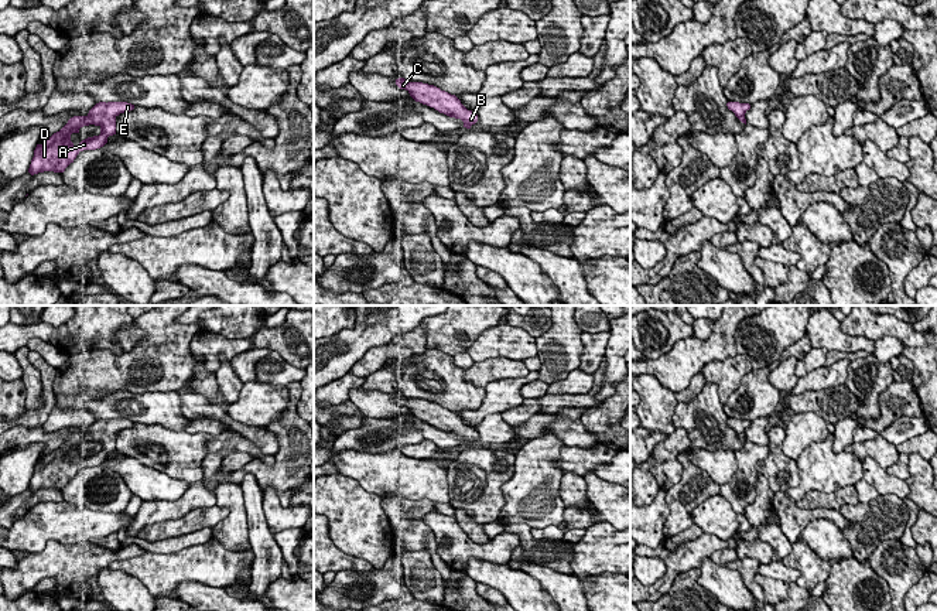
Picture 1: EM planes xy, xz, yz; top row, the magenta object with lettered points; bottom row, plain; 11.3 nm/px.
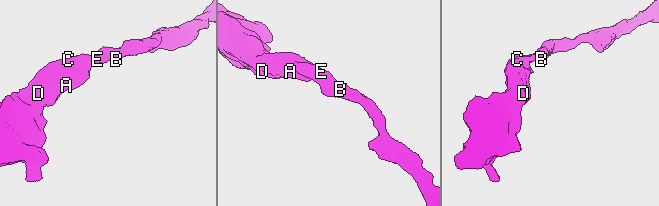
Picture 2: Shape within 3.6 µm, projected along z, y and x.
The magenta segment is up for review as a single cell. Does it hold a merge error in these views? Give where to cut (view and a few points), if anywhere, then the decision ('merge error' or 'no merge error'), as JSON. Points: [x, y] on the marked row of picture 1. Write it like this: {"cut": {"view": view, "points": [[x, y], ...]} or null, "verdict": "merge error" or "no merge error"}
{"cut": null, "verdict": "no merge error"}

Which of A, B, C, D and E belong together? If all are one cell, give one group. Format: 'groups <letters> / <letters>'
groups A B C D E

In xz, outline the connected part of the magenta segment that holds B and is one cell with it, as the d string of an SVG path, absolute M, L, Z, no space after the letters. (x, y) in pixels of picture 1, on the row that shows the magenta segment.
M404 78L396 79L396 85L400 89L406 89L416 102L434 107L449 117L461 119L466 129L471 129L478 122L478 115L468 110L455 95L441 91L434 85L410 82Z

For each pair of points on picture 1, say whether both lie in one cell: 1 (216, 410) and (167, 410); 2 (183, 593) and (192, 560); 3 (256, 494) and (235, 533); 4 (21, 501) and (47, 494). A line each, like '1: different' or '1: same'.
1: different
2: different
3: different
4: same

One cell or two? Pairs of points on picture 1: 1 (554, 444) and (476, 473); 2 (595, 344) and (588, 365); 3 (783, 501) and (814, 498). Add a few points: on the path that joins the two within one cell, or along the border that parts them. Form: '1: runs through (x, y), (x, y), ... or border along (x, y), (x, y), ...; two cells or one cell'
1: border along (516, 456), (513, 474), (499, 488); two cells
2: runs through (594, 350), (590, 359); one cell
3: border along (794, 501), (802, 508), (827, 509); two cells

